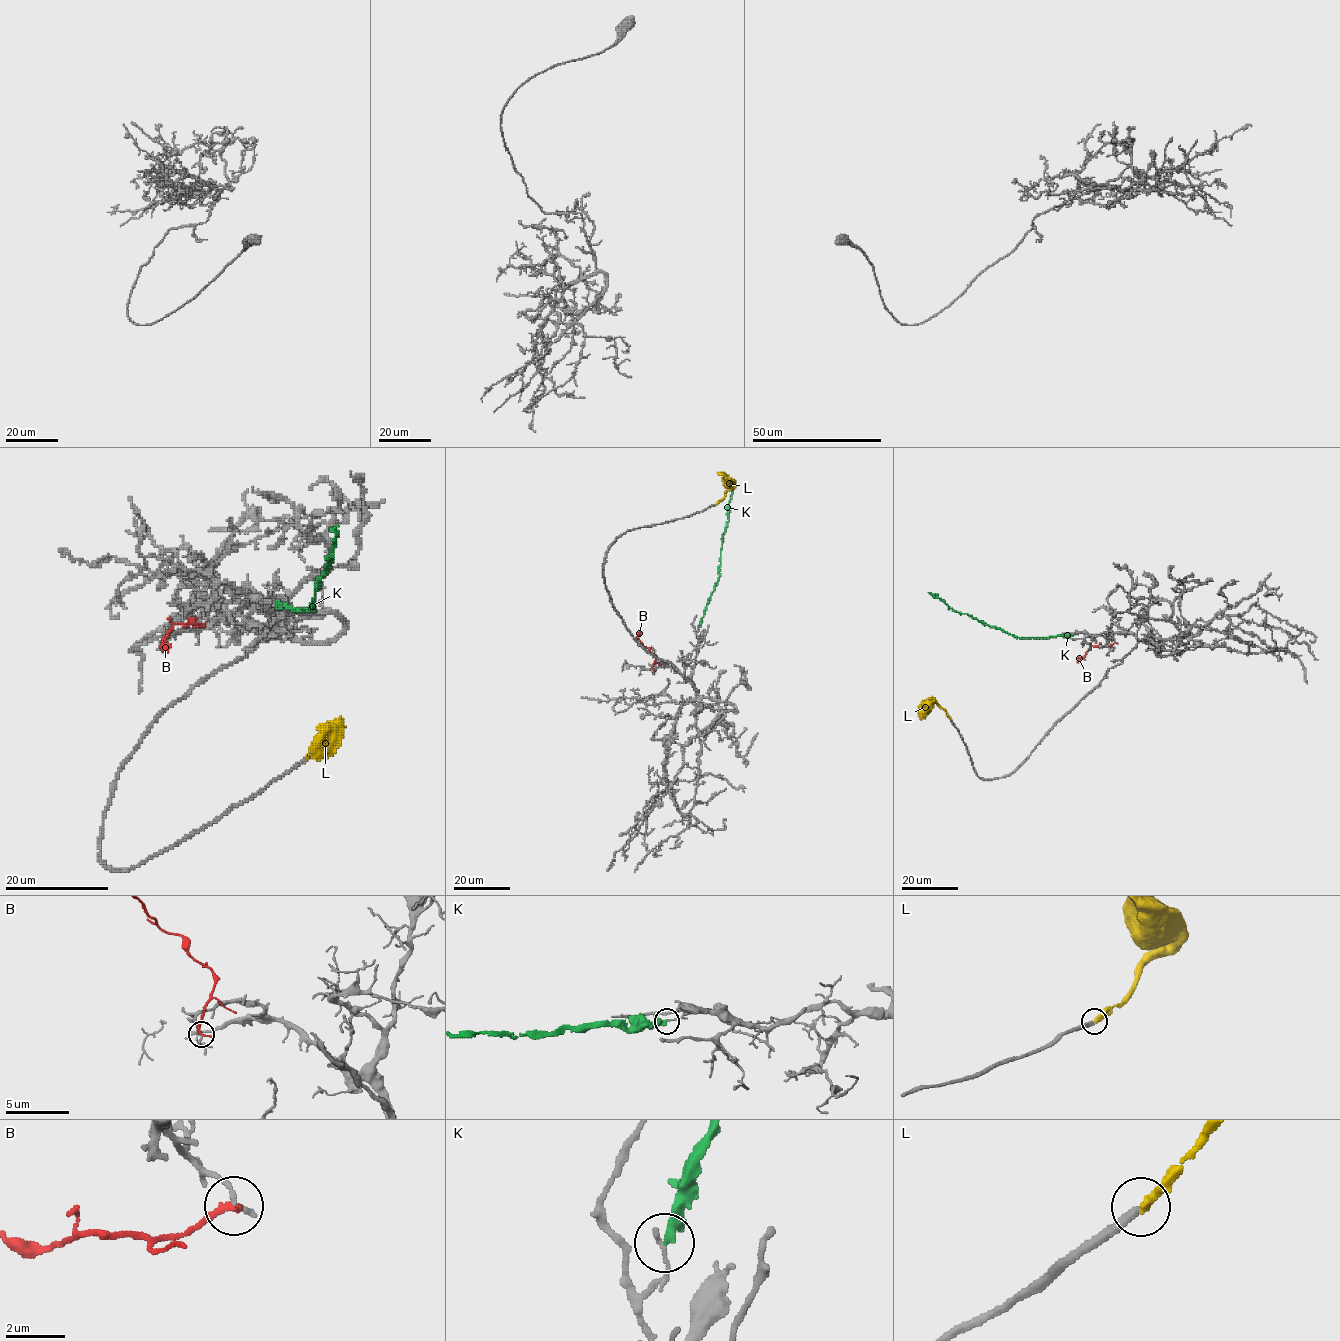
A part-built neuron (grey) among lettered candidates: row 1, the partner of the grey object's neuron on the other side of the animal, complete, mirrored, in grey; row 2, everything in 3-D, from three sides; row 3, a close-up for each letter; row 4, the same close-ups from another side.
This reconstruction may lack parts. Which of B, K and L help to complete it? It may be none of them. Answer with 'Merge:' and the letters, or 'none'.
Merge: L

